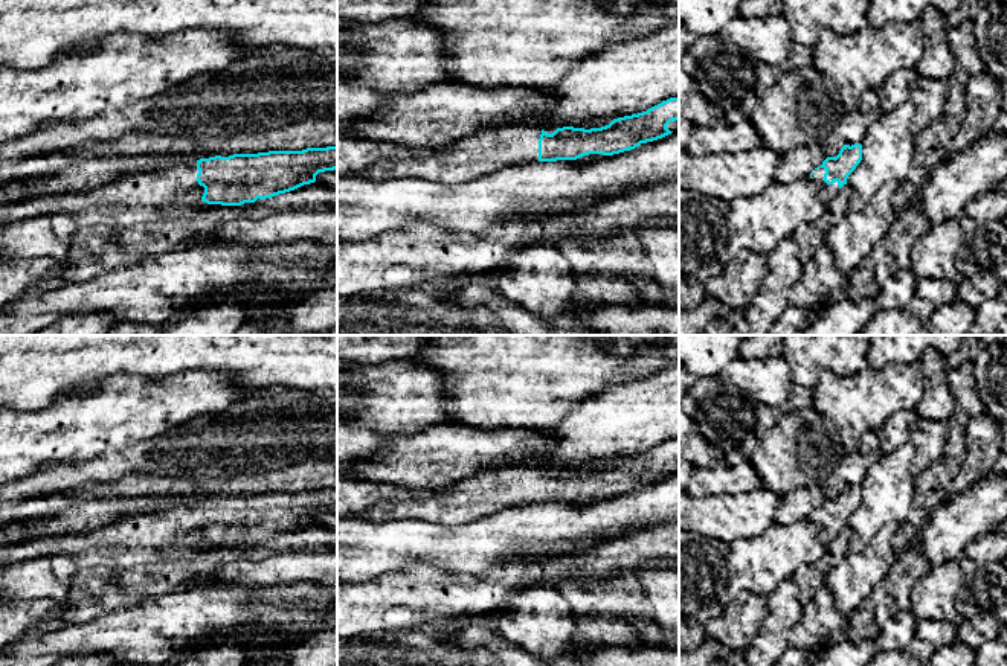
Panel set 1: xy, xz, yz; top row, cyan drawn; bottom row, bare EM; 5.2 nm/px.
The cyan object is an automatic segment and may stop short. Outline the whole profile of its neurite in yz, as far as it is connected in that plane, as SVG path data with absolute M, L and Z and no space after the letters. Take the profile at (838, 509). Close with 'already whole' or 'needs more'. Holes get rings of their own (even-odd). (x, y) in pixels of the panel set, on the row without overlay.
M844 486L836 498L827 498L815 509L810 520L819 526L819 540L827 546L847 526L848 517L862 501L862 486Z; needs more

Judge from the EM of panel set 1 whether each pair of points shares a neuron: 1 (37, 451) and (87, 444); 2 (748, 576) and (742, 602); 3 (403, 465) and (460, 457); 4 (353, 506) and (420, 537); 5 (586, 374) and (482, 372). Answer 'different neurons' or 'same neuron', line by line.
1: same neuron
2: different neurons
3: same neuron
4: different neurons
5: same neuron

